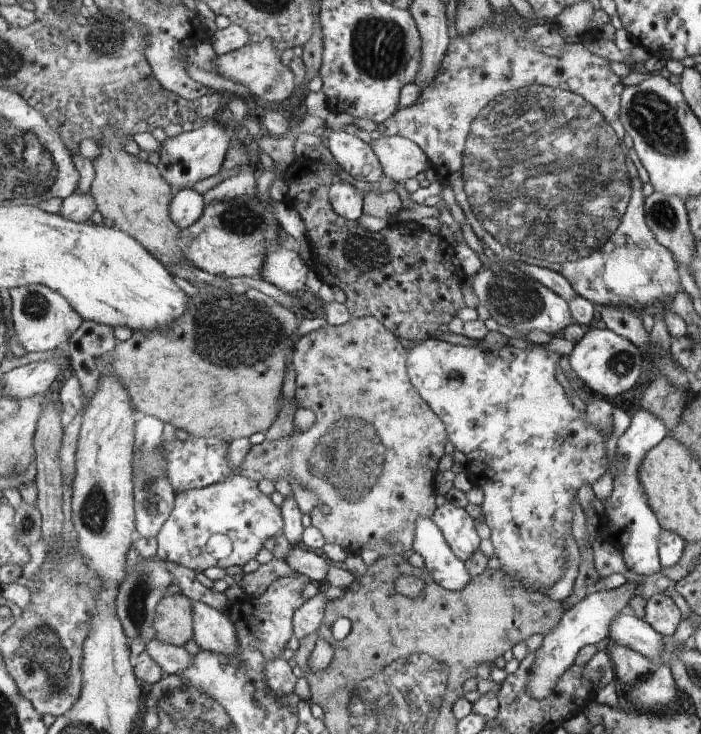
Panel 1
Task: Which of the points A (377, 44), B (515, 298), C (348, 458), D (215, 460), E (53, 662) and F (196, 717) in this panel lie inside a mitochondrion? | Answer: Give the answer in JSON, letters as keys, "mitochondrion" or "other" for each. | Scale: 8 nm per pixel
{"A":"mitochondrion","B":"mitochondrion","C":"mitochondrion","D":"other","E":"mitochondrion","F":"mitochondrion"}

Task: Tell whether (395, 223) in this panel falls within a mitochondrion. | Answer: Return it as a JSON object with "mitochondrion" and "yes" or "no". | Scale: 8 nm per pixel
{"mitochondrion":"no"}

